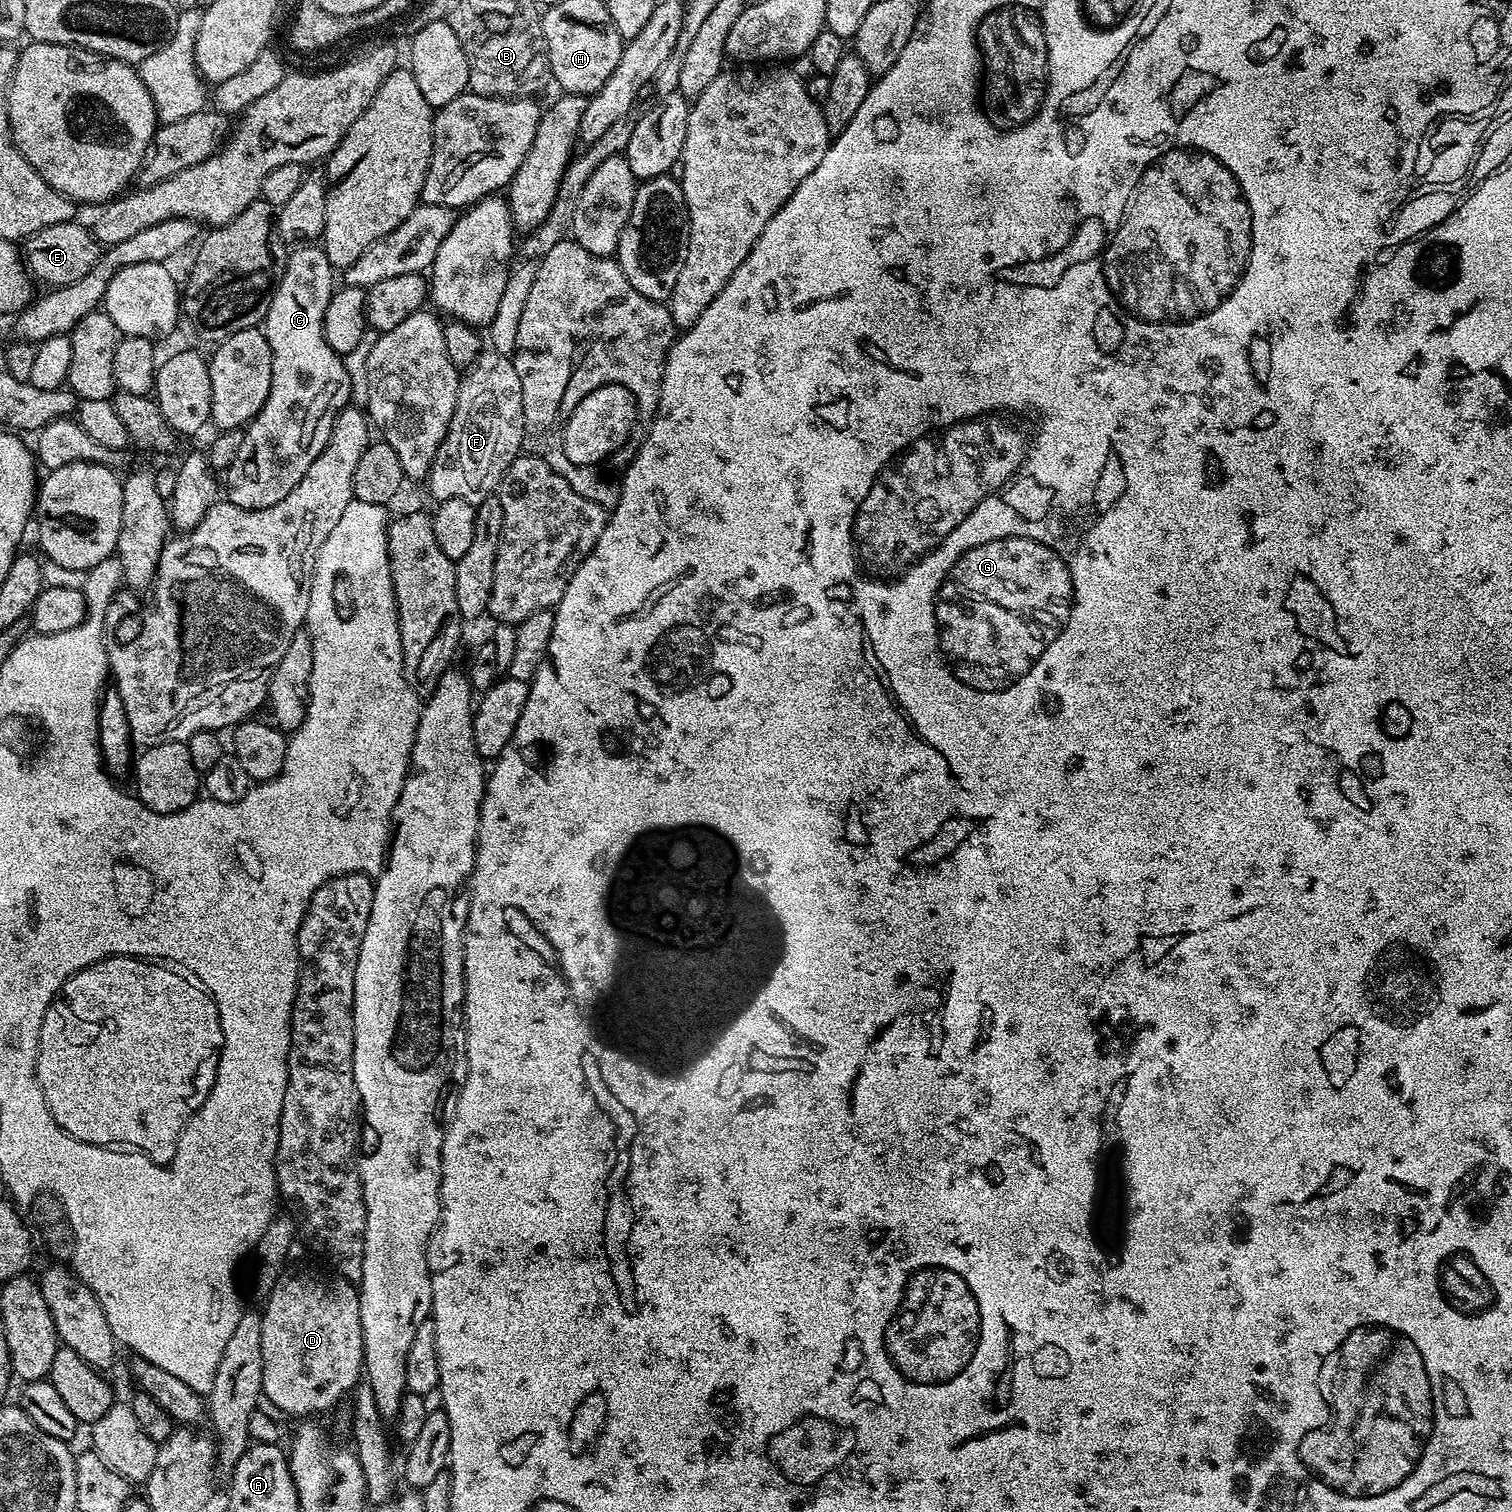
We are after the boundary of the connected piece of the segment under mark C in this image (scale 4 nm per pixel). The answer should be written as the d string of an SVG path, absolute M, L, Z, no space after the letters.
M305 242L293 247L288 253L288 261L282 274L282 282L270 302L270 310L264 315L262 331L270 346L272 373L270 374L270 394L262 410L251 424L243 429L242 446L229 466L227 503L246 510L262 510L274 506L302 482L302 474L314 466L318 454L326 446L332 433L334 422L342 409L349 407L352 399L351 382L346 366L337 352L330 350L324 337L324 315L334 291L332 284L334 269L326 258L323 247Z

